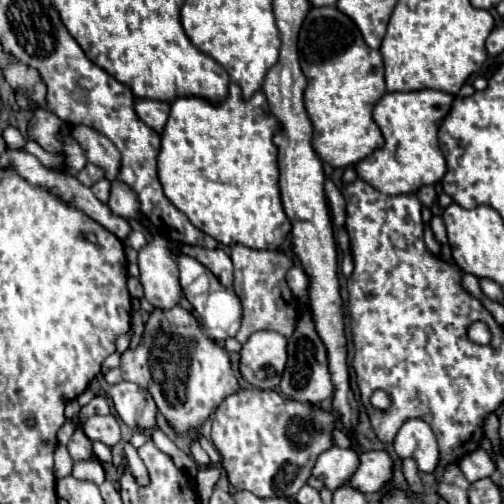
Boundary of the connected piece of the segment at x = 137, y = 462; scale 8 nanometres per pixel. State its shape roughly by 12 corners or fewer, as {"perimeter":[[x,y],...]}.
{"perimeter":[[127,442],[129,470],[139,486],[149,484],[149,474],[137,448]]}

